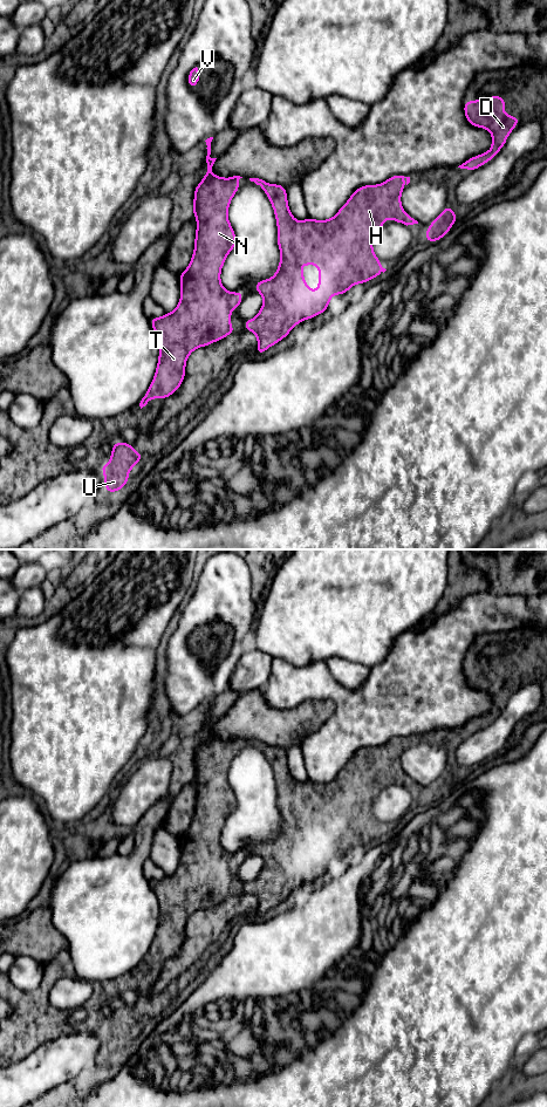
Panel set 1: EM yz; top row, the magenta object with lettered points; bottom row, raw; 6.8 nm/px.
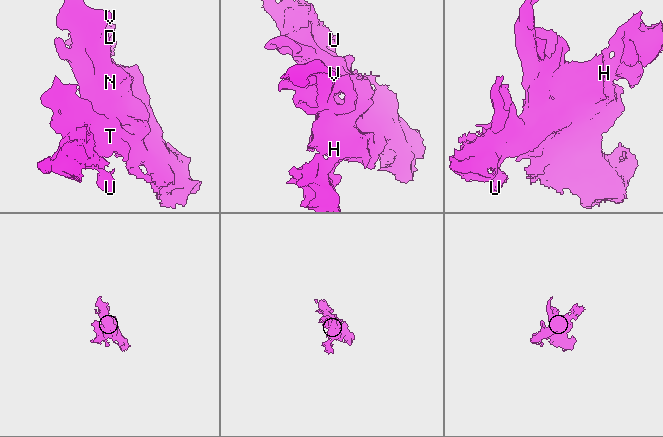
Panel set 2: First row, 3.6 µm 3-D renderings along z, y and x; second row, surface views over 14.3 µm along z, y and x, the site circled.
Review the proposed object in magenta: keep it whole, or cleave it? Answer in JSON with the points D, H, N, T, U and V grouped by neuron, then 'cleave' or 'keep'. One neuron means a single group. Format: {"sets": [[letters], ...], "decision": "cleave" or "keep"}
{"sets": [["D", "H", "N", "T", "U", "V"]], "decision": "keep"}

